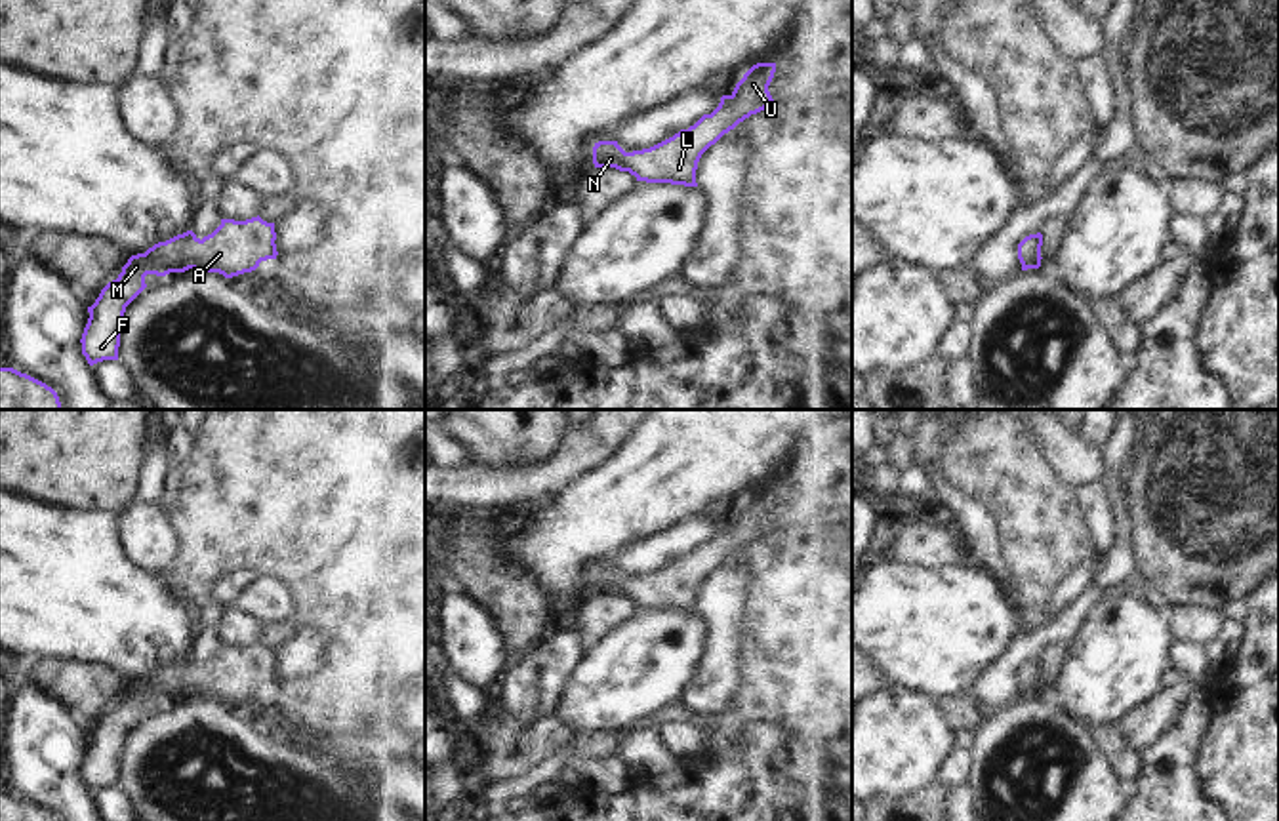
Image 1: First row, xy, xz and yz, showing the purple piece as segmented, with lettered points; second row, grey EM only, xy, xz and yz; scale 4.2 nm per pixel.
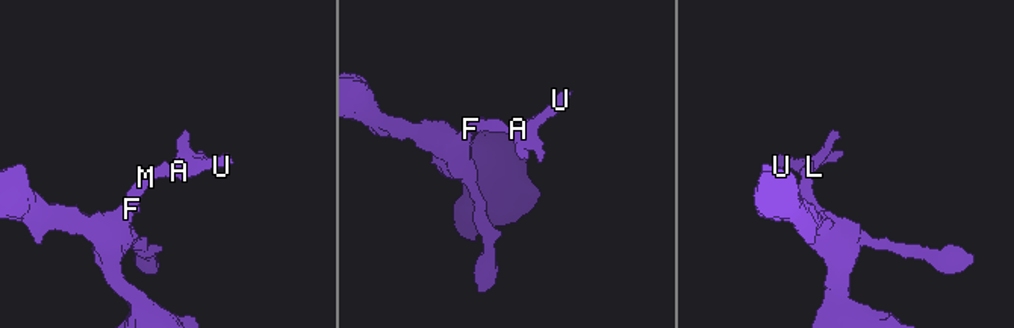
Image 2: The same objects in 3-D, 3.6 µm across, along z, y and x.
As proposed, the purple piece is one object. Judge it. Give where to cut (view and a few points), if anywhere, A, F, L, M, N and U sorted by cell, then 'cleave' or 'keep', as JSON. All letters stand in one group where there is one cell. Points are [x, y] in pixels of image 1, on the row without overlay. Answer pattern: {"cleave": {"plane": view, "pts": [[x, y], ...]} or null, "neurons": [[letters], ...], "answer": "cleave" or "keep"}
{"cleave": null, "neurons": [["A", "F", "L", "M", "N", "U"]], "answer": "keep"}

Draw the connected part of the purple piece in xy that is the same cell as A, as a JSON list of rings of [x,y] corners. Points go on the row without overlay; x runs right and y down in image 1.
[[[259,642],[246,648],[221,646],[202,667],[187,657],[132,682],[118,705],[88,733],[90,745],[80,766],[88,791],[118,787],[122,745],[126,733],[147,714],[147,701],[166,703],[194,695],[233,705],[255,697],[261,688],[276,686],[274,667],[274,650]]]

